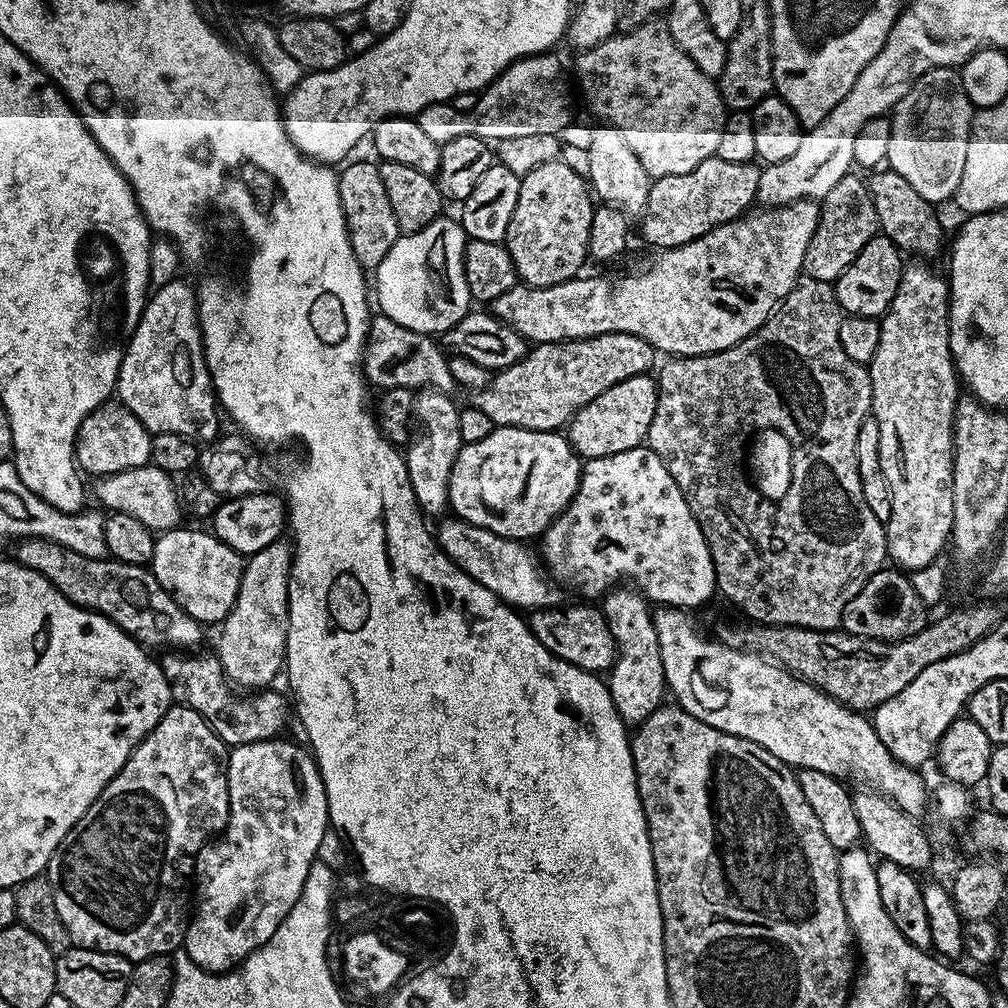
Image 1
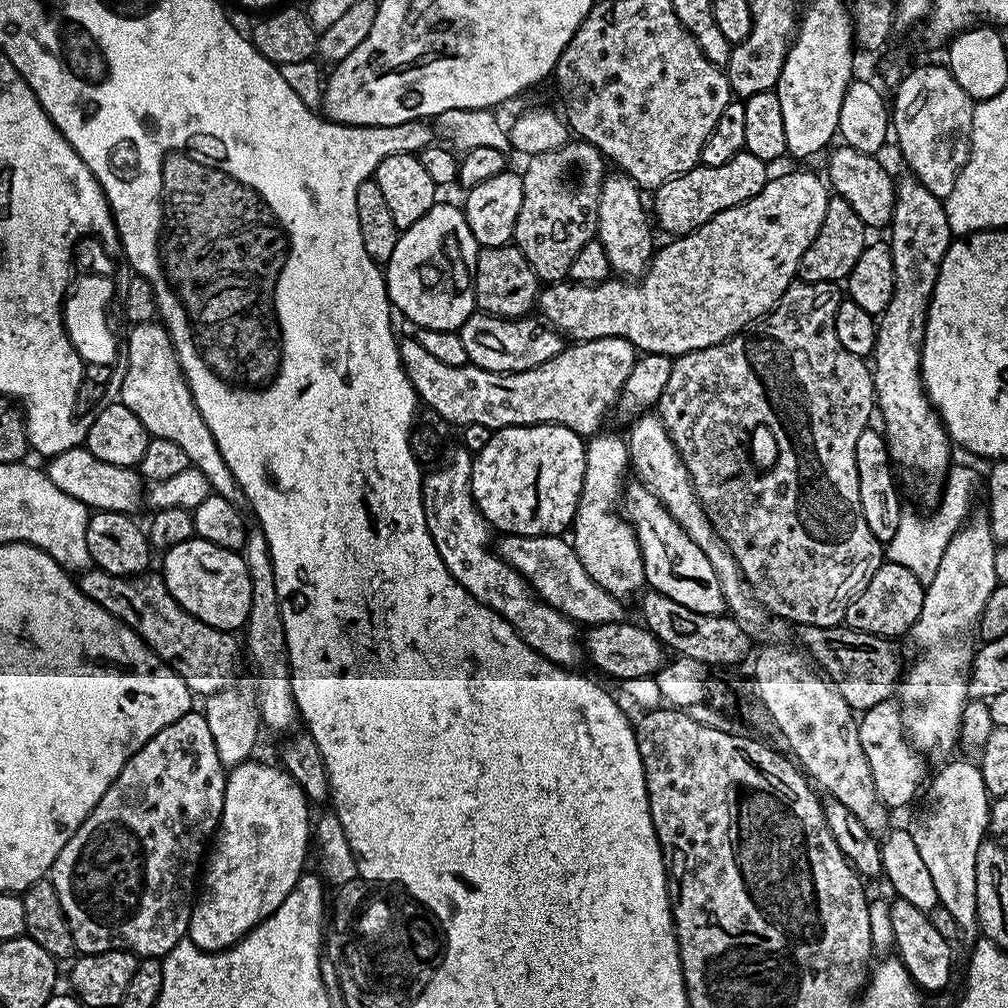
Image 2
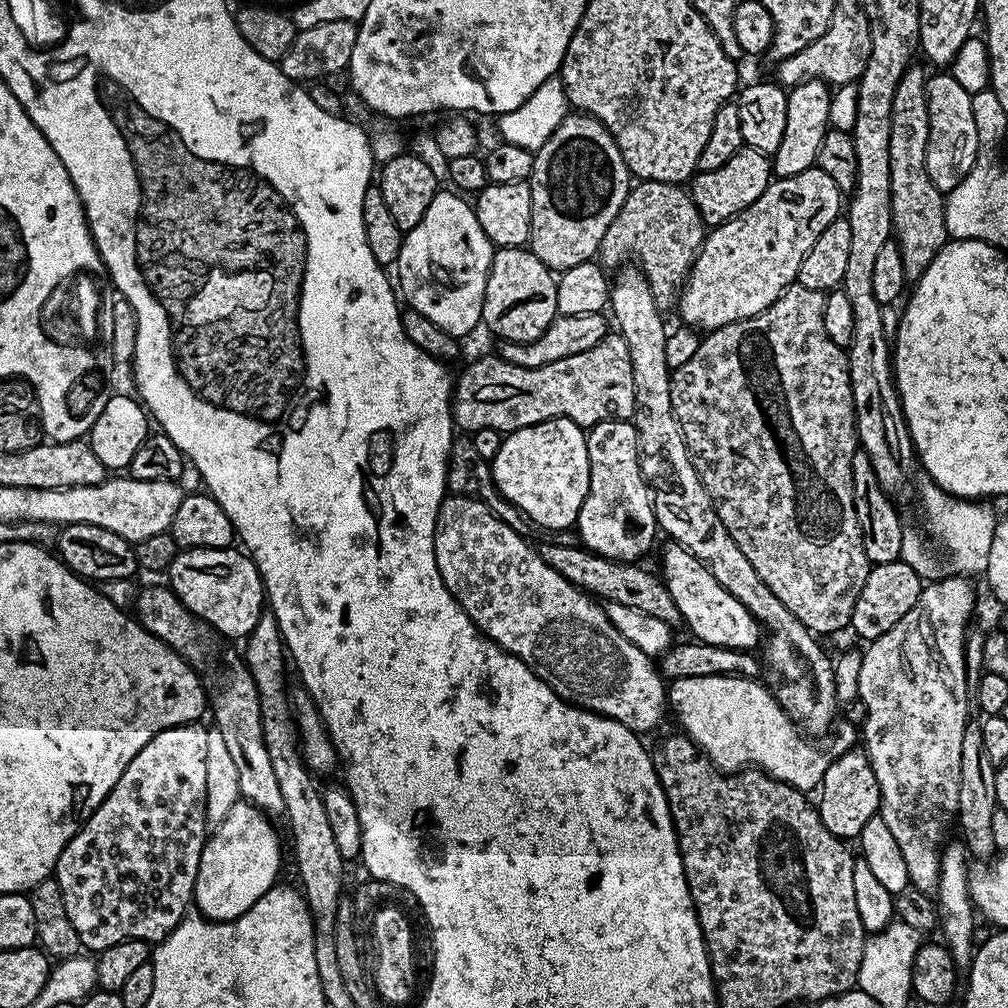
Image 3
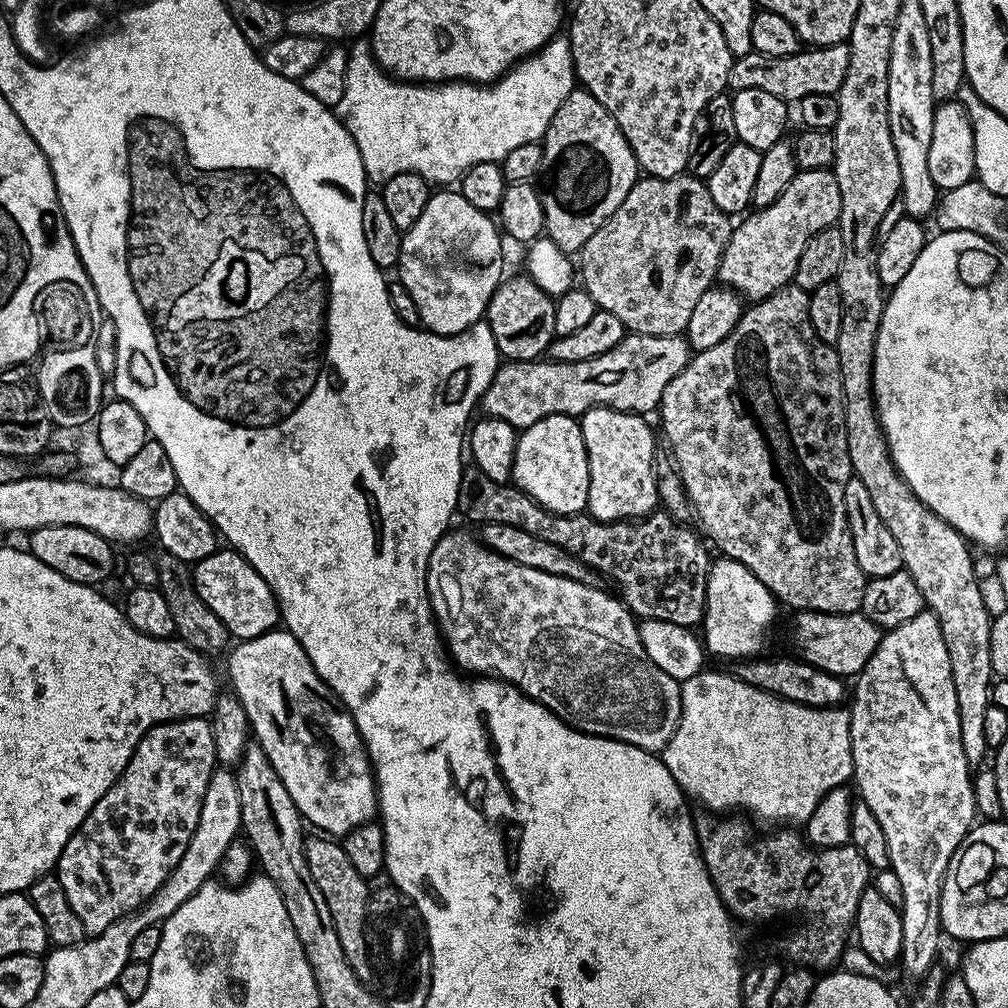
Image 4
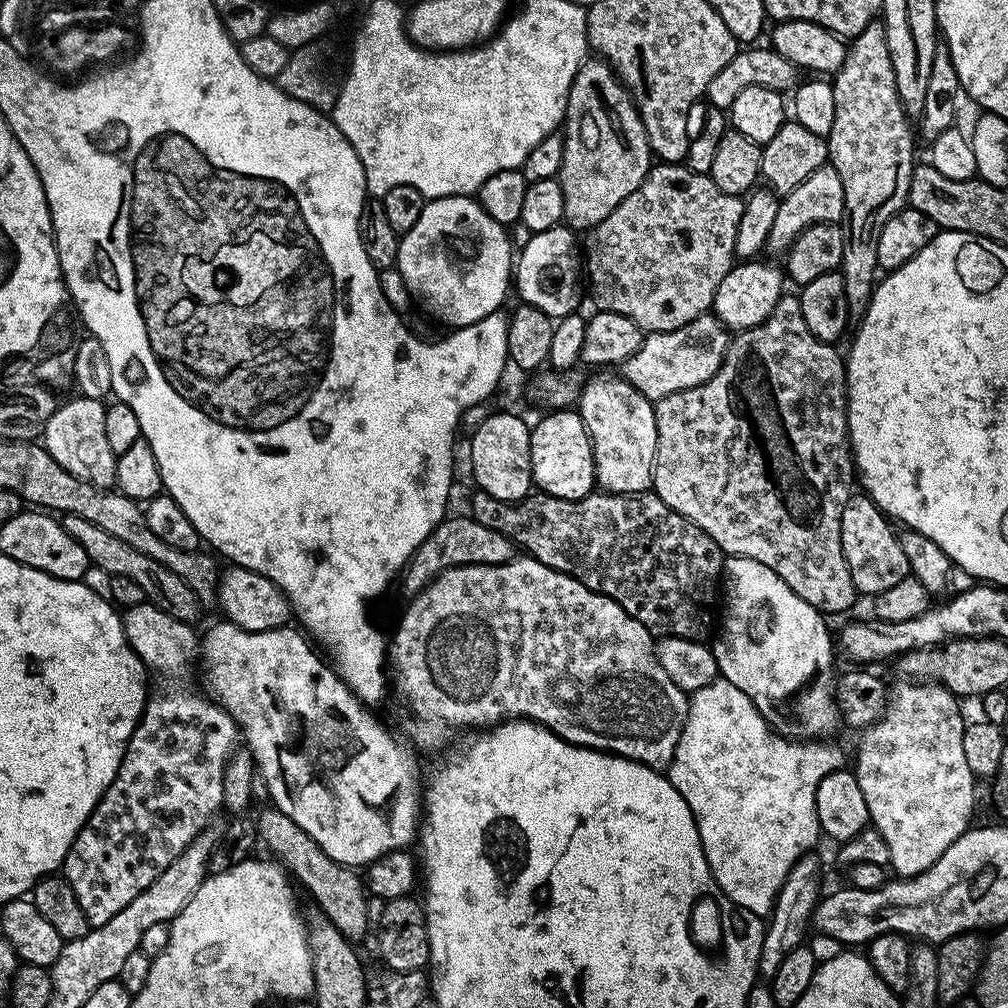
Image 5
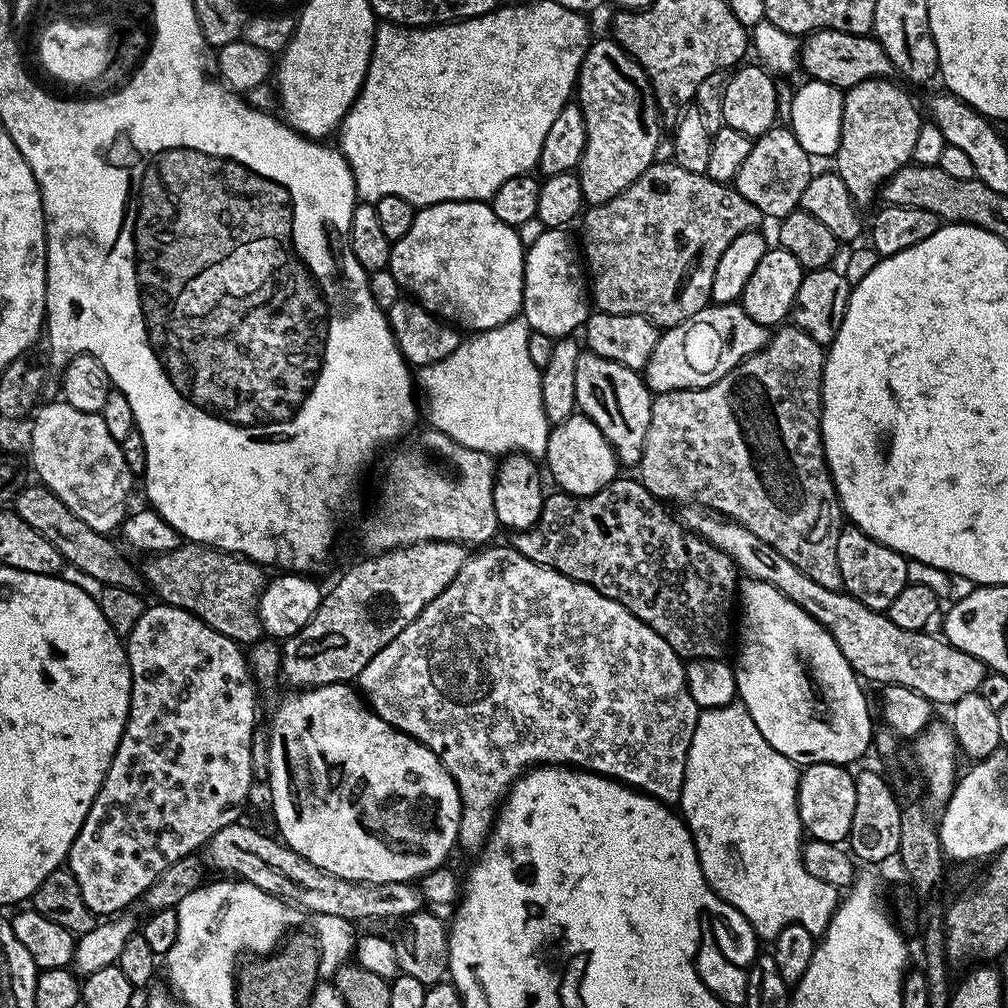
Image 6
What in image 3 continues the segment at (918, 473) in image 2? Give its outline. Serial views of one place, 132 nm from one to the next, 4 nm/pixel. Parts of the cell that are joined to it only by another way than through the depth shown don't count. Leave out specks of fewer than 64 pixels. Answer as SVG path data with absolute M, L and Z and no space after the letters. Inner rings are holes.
M913 66L902 74L898 90L894 90L894 110L890 110L890 198L892 199L892 231L900 246L902 266L909 282L922 278L922 274L934 262L938 250L942 250L950 237L946 230L944 213L945 193L939 192L930 182L926 170L926 146L928 125L928 95L924 89L926 72Z

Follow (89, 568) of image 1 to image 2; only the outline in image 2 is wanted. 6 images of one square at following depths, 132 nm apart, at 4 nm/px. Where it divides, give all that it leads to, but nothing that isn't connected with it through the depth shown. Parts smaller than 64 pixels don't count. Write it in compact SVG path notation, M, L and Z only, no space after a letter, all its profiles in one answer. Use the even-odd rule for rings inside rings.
M98 567L79 573L82 594L105 608L114 618L130 626L142 637L156 656L162 658L186 682L186 686L200 698L227 689L233 682L236 654L240 646L233 633L210 626L184 611L164 584L163 575L111 576Z

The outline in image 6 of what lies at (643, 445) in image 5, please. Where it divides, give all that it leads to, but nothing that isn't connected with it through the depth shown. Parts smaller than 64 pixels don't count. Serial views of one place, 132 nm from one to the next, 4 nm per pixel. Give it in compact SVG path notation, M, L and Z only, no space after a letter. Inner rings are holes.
M584 350L578 358L574 386L576 387L576 406L583 415L588 416L602 430L606 442L614 450L617 461L621 465L639 465L642 458L642 446L646 442L646 430L650 430L650 414L652 413L653 393L644 382L644 377L635 368L627 368L618 362L610 362L610 358L602 358L598 354Z

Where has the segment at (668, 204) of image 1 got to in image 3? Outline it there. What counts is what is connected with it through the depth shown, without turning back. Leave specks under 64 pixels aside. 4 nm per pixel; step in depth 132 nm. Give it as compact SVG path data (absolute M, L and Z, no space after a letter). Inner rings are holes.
M750 147L741 148L726 166L718 166L718 170L697 171L690 180L690 191L694 206L699 210L705 225L715 226L744 212L767 190L774 179L771 159L765 153Z

